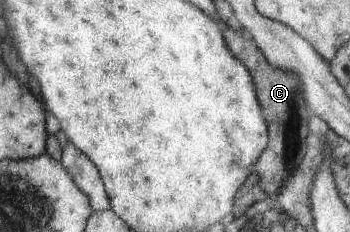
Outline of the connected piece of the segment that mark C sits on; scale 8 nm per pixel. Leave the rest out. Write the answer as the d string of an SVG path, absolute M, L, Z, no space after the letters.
M226 26L221 29L223 29L223 39L227 43L227 49L231 49L231 53L235 53L235 57L239 61L243 61L243 65L251 73L251 79L253 79L253 85L257 91L255 95L259 97L259 105L261 105L263 117L267 121L268 144L257 161L257 173L259 173L263 192L267 195L275 195L284 187L287 179L291 179L291 175L295 173L298 165L301 165L301 161L307 153L308 121L314 113L307 107L303 87L300 87L301 81L293 73L281 71L281 69L269 65L269 61L261 53L261 49L244 30L234 30L232 27Z

